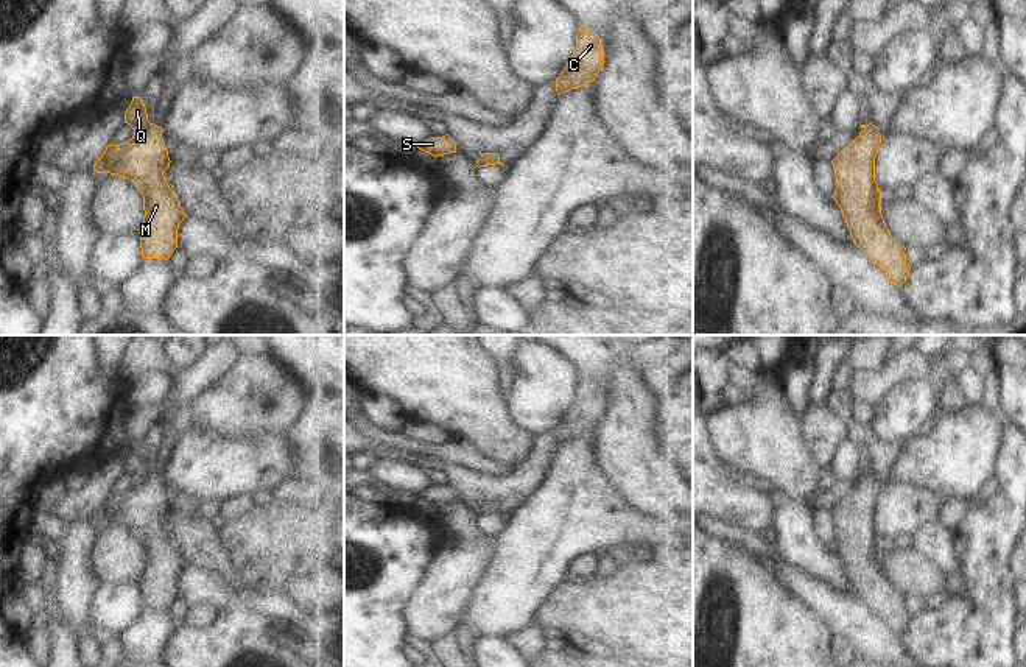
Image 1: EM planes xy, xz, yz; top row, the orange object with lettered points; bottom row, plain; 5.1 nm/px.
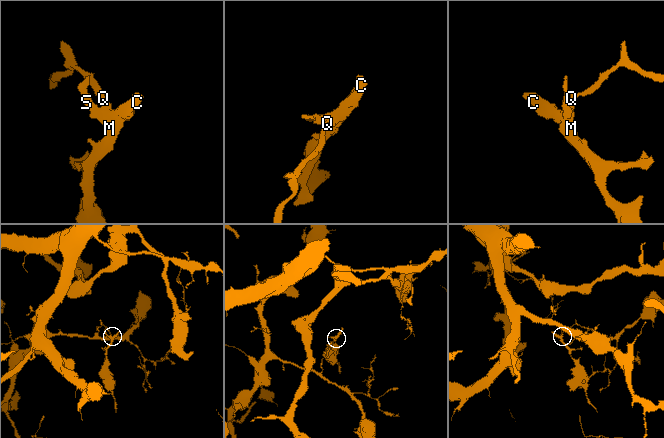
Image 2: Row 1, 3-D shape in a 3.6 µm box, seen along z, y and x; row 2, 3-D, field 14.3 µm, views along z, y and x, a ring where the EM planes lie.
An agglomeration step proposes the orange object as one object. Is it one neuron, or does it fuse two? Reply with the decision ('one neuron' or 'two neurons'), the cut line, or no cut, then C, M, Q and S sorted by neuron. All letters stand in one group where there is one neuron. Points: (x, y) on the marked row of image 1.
two neurons; cut xy (151, 123), (134, 134); groups C M S / Q

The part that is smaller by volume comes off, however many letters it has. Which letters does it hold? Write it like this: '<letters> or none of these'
C, M, S

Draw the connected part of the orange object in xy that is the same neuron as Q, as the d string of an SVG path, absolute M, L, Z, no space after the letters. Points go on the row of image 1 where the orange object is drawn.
M132 97L129 108L125 112L125 123L128 123L134 134L140 134L149 128L146 108L140 97Z

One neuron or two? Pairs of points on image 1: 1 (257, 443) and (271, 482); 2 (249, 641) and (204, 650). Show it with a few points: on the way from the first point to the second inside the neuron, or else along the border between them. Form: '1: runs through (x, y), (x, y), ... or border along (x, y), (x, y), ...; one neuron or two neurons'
1: runs through (257, 452), (257, 465), (263, 472); one neuron
2: runs through (238, 649), (215, 650); one neuron

